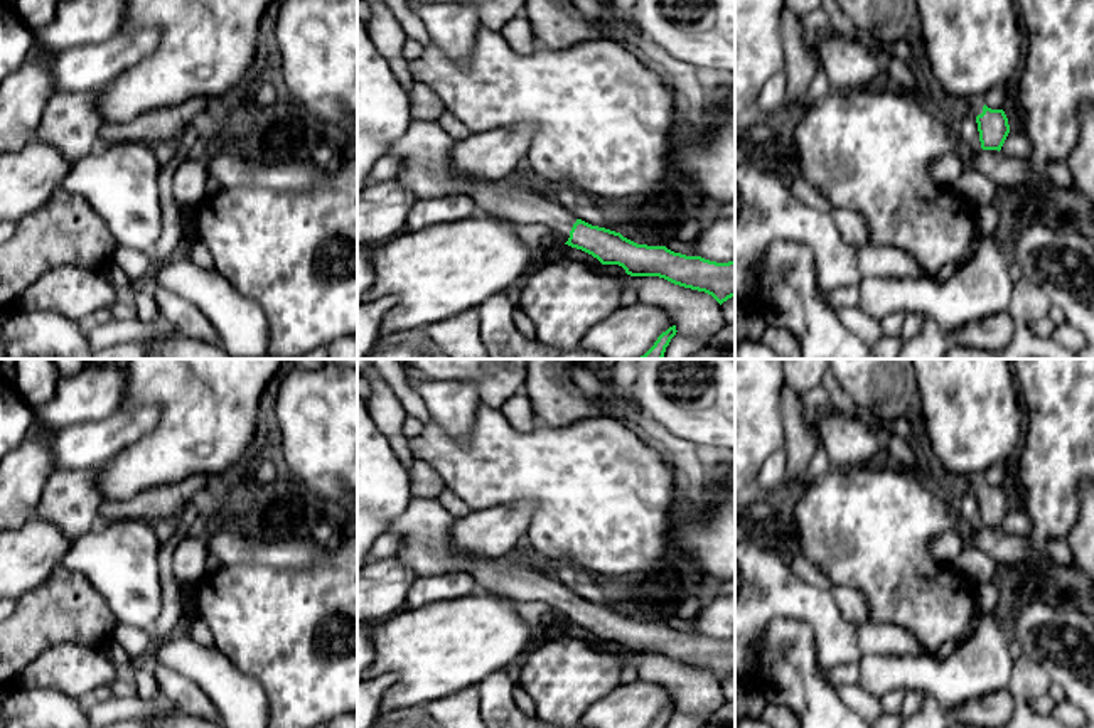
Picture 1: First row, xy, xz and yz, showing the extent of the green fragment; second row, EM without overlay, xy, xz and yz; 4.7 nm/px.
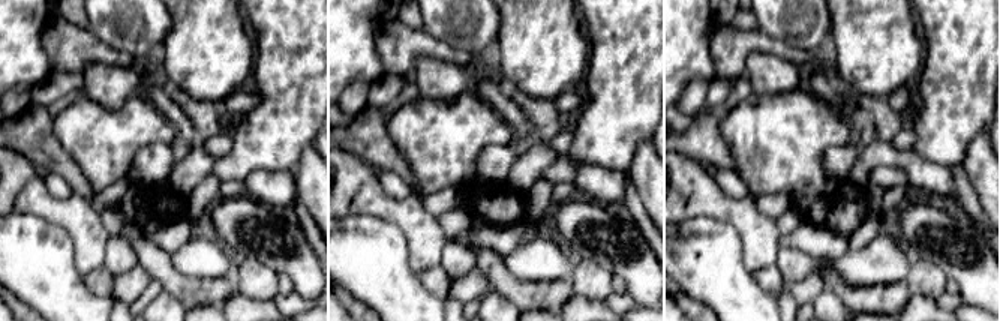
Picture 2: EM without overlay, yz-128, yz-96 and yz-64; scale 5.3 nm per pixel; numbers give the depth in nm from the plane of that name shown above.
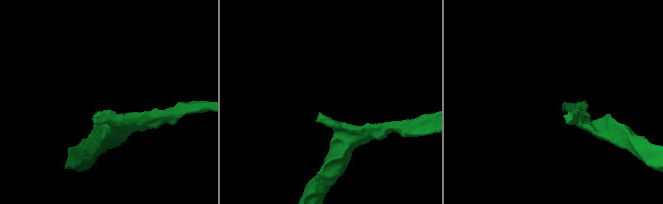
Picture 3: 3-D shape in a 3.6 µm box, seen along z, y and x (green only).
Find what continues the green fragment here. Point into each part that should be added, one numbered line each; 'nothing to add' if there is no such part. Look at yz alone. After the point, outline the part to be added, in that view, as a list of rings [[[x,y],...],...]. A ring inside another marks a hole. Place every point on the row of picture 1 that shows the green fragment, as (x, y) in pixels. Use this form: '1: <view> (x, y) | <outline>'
1: yz (975, 105) | [[[979,96],[979,98],[974,98],[974,99],[969,99],[969,115],[981,115],[983,113],[983,106],[984,106],[984,99]]]

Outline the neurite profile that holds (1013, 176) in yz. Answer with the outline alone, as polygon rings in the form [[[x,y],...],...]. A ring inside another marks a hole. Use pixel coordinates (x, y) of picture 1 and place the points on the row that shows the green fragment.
[[[974,150],[964,162],[966,170],[983,174],[1001,187],[1006,197],[1030,197],[1038,202],[1032,189],[1048,179],[1045,172],[1033,170],[1025,160],[1006,157],[998,150]]]

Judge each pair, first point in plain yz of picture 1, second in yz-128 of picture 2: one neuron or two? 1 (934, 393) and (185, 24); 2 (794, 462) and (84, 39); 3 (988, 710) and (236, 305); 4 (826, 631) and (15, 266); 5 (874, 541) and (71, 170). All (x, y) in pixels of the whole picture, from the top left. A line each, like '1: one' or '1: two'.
1: one
2: one
3: two
4: two
5: two

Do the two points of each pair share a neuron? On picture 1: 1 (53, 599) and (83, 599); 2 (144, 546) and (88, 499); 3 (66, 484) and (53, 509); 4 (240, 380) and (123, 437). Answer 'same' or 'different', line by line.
1: same
2: different
3: same
4: different

